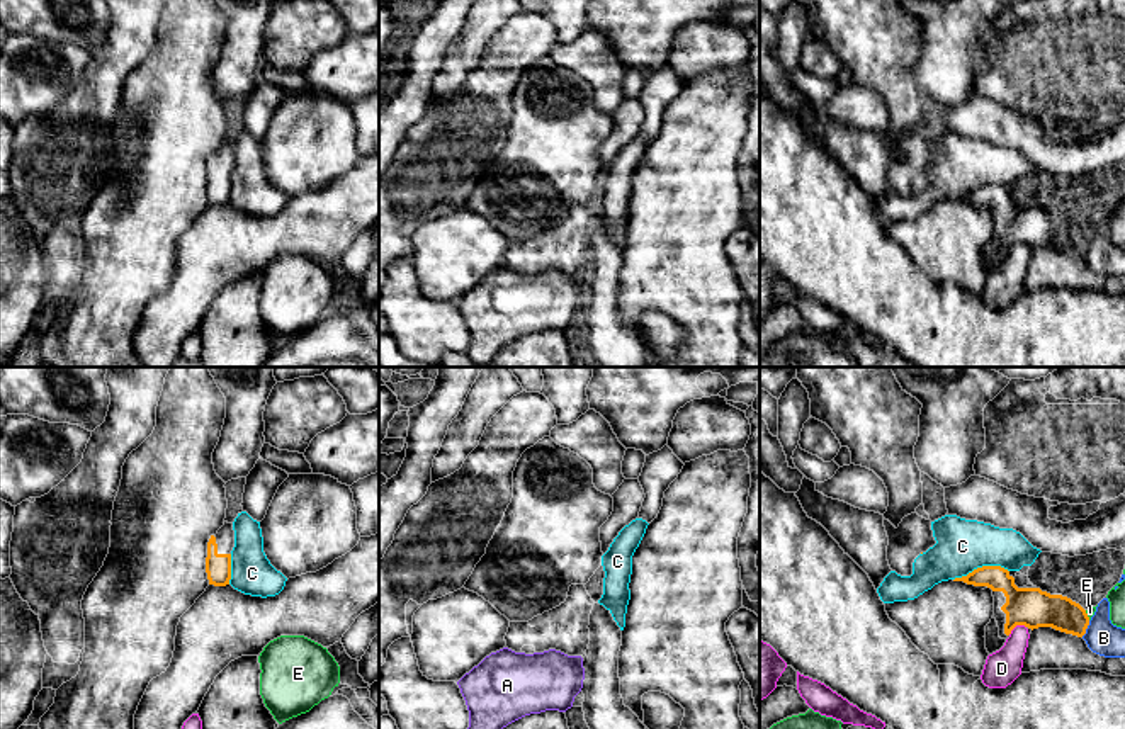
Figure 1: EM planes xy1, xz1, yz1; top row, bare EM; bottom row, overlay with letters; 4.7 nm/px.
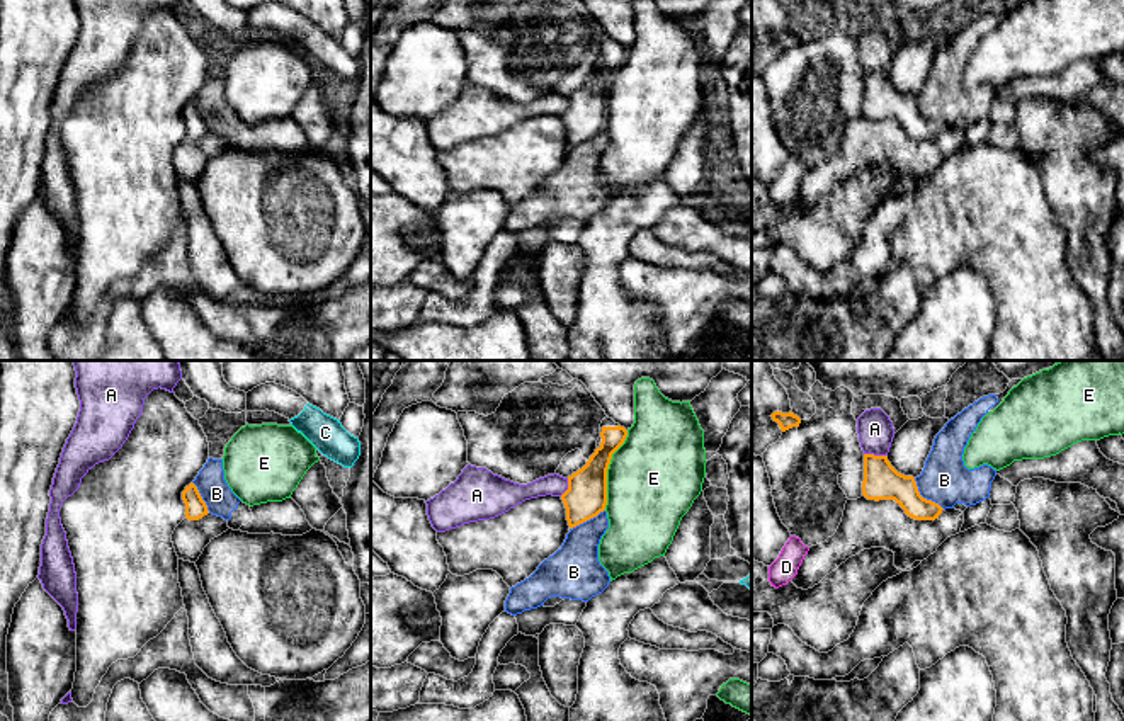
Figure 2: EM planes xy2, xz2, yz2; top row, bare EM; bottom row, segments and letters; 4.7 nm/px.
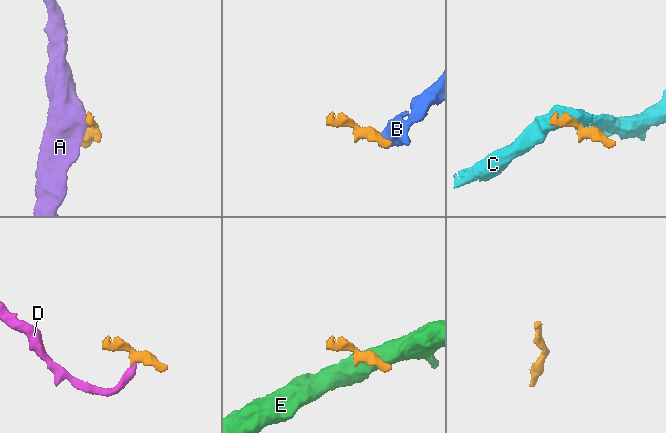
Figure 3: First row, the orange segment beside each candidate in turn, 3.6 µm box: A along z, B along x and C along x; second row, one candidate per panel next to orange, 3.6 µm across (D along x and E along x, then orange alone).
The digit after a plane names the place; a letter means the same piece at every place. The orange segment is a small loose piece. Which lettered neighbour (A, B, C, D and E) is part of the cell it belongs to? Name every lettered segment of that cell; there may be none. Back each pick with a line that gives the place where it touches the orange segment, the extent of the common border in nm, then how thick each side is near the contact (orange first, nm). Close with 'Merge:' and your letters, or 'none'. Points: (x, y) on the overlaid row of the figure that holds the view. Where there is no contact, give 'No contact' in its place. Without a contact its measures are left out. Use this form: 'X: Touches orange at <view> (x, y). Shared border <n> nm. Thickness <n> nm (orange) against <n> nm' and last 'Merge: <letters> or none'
Merge: none

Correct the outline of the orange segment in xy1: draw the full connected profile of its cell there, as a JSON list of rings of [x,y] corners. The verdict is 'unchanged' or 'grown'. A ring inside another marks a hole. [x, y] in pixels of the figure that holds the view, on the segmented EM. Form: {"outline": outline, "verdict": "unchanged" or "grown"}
{"outline": [[[224,522],[207,542],[206,573],[209,585],[226,586],[231,579],[231,551],[235,547],[233,523]]], "verdict": "grown"}

